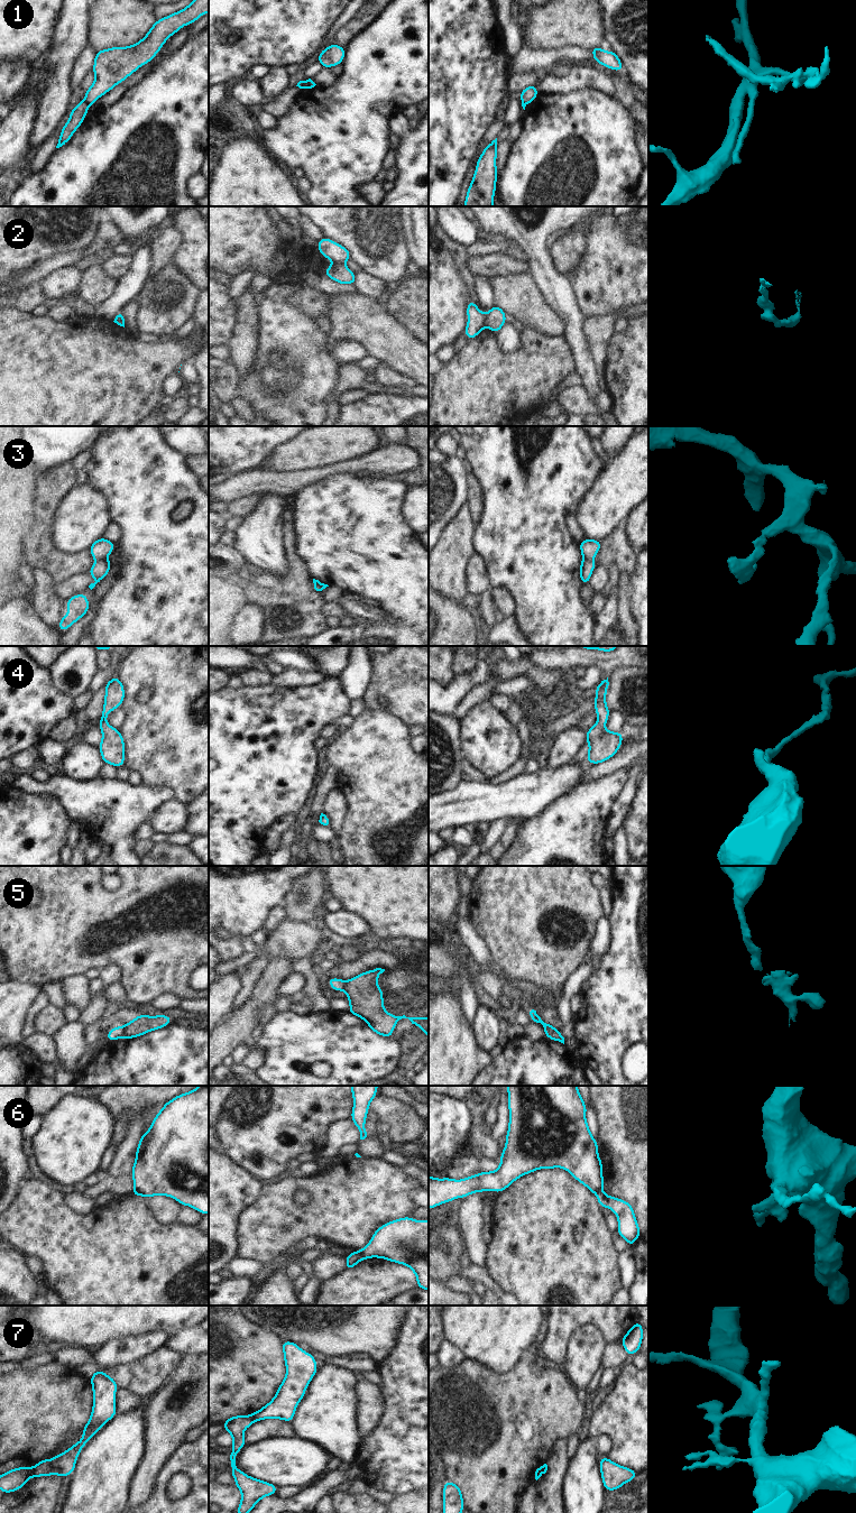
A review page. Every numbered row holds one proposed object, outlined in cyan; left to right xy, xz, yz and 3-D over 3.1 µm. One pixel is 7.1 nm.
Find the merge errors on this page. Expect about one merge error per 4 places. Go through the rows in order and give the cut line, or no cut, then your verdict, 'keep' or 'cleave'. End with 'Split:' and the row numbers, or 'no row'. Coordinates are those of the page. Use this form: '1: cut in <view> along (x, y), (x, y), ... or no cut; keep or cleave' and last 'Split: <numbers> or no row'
1: cut in xy along (84, 100), (89, 104); cleave
2: cut in yz along (486, 315), (484, 325); cleave
3: cut in xy along (104, 557), (95, 561); cleave
4: no cut; keep
5: cut in xy along (126, 1025), (122, 1035); cleave
6: cut in xz along (358, 1251), (364, 1258); cleave
7: cut in xy along (33, 1467), (29, 1476); cleave
Split: 1, 2, 3, 5, 6, 7

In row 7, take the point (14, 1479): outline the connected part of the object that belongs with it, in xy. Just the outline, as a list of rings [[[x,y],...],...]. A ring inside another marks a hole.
[[[18,1467],[0,1475],[0,1489],[3,1494],[20,1489],[30,1478],[33,1467]]]

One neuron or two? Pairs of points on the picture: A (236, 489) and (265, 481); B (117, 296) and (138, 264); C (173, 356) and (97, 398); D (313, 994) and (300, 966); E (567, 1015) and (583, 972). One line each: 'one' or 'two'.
A: one
B: one
C: one
D: one
E: one

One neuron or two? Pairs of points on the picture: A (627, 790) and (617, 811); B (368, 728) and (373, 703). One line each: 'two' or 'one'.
A: one
B: two

